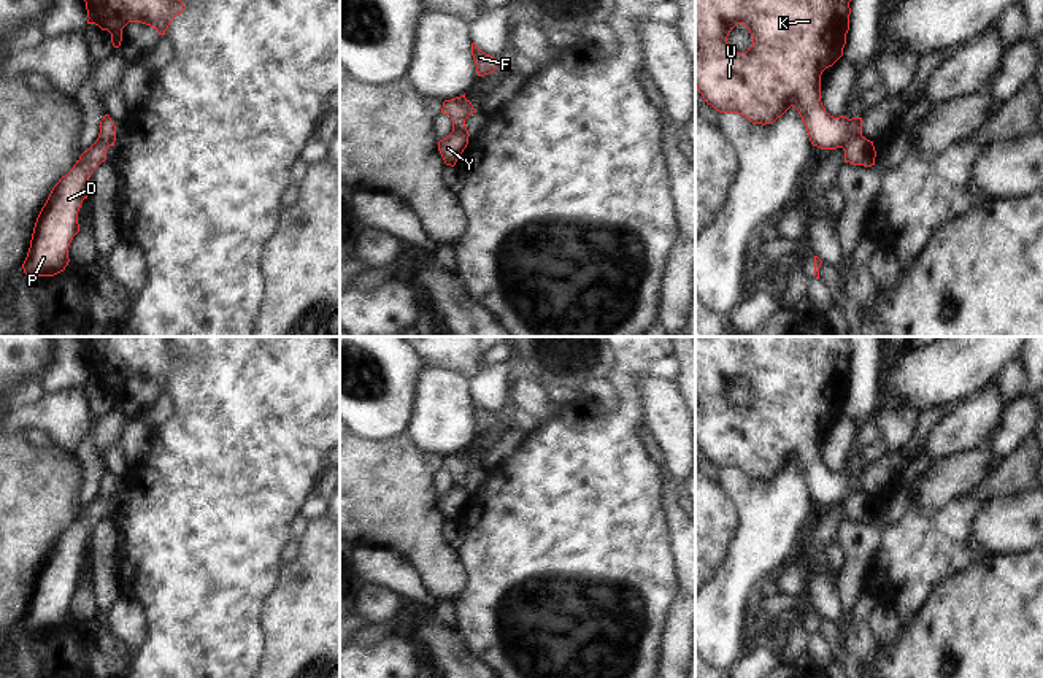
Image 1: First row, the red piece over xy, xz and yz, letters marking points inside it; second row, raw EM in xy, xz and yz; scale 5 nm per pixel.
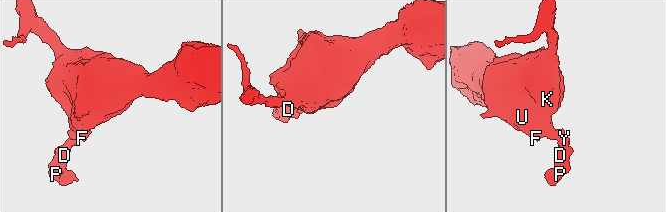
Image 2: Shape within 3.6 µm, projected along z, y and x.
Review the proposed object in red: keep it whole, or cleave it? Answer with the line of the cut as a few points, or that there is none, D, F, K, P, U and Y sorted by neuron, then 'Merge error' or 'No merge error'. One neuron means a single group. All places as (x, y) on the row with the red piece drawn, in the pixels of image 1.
Split along yz (861, 134), (843, 148). Groups: D P Y / F K U. Merge error.

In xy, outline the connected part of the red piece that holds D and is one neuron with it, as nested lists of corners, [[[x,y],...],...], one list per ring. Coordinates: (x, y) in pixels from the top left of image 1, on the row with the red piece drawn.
[[[95,141],[52,187],[33,227],[30,248],[22,264],[25,275],[54,276],[68,265],[68,246],[79,232],[78,211],[87,198],[90,173],[106,160],[108,146]]]

